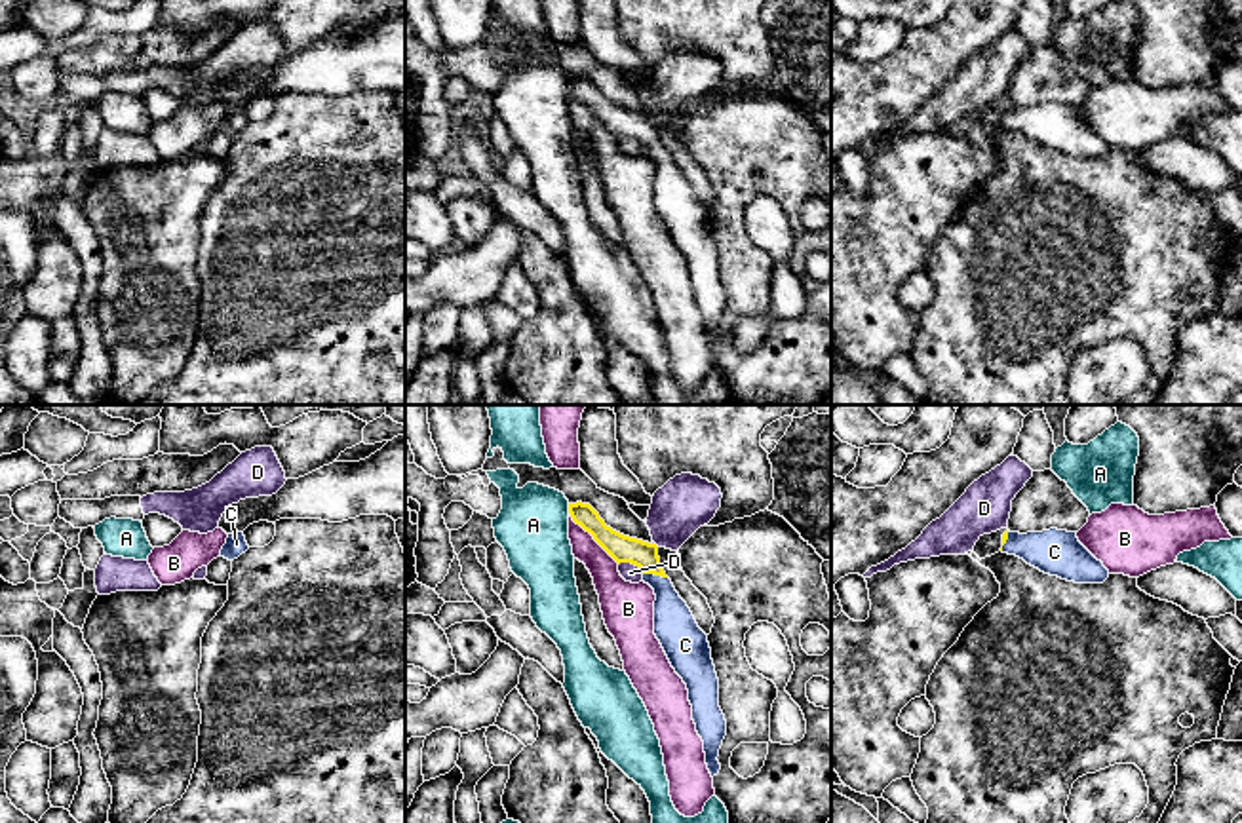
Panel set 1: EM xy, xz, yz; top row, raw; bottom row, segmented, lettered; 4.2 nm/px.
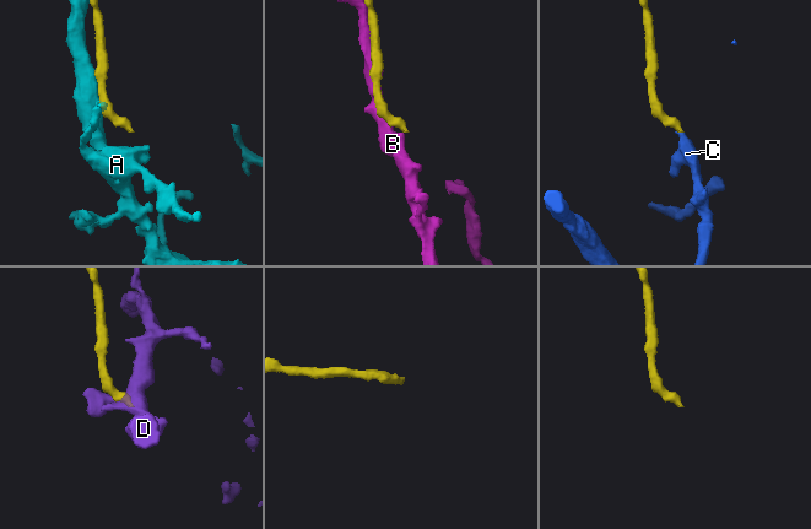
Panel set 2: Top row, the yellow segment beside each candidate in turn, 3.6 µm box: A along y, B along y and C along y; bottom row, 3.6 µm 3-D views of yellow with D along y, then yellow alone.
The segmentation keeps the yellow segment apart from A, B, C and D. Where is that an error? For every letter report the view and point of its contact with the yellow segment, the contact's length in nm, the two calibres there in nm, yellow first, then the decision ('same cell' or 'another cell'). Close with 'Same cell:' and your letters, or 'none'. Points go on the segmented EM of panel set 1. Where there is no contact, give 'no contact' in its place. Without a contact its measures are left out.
A: meets yellow in xz at (569, 508); contact 40 nm long; 100 nm thick on the yellow side, 300 nm on the other; another cell
B: meets yellow in xz at (592, 535); contact 300 nm long; 110 nm thick on the yellow side, 140 nm on the other; another cell
C: meets yellow in xz at (655, 574); contact 110 nm long; 110 nm thick on the yellow side, 180 nm on the other; same cell
D: meets yellow in xz at (632, 563); contact 120 nm long; 110 nm thick on the yellow side, 80 nm on the other; another cell
Same cell: C

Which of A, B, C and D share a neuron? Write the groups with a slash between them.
A / B / C / D

